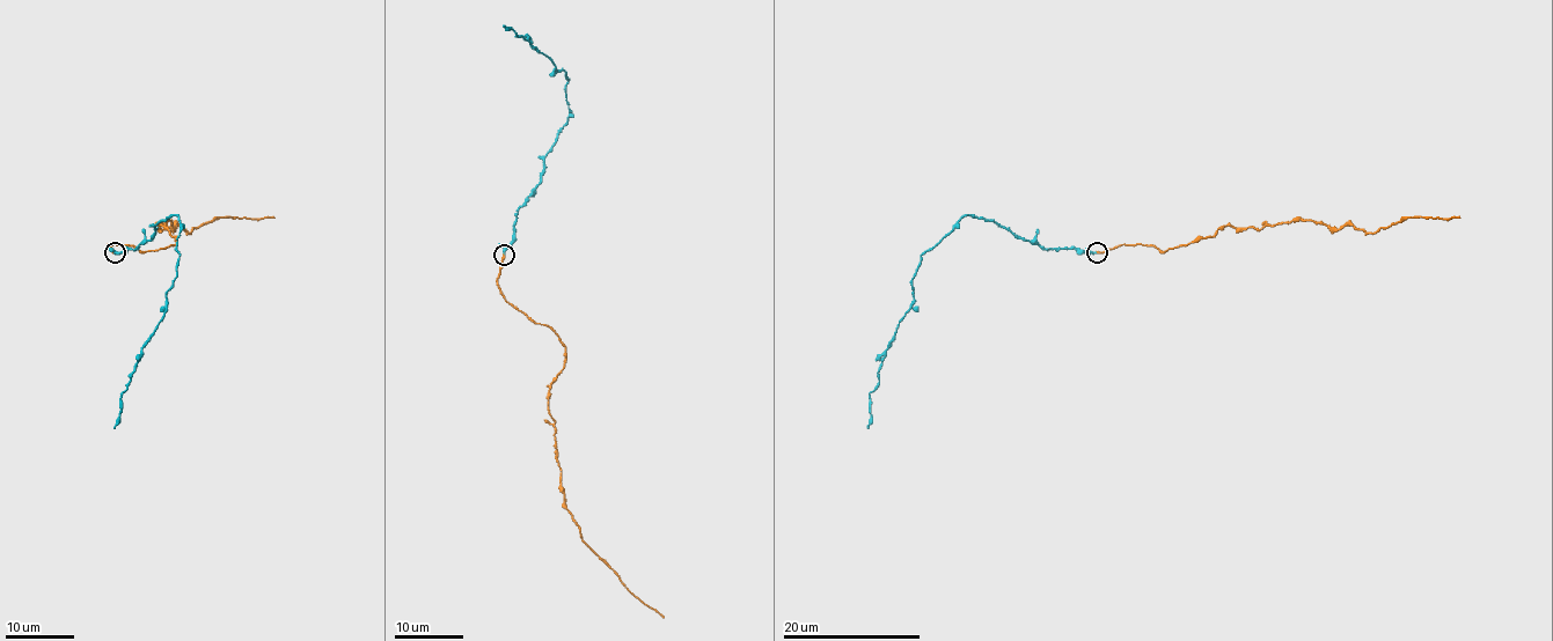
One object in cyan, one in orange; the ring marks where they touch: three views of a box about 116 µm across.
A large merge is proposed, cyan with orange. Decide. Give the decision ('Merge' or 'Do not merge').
Merge

